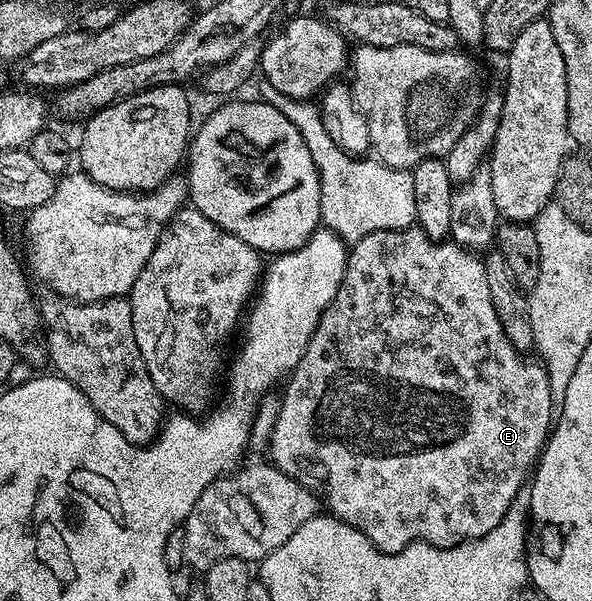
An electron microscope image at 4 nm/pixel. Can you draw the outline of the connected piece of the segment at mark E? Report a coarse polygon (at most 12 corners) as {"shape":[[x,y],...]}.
{"shape":[[349,249],[275,468],[381,552],[500,526],[556,414],[481,255]]}

